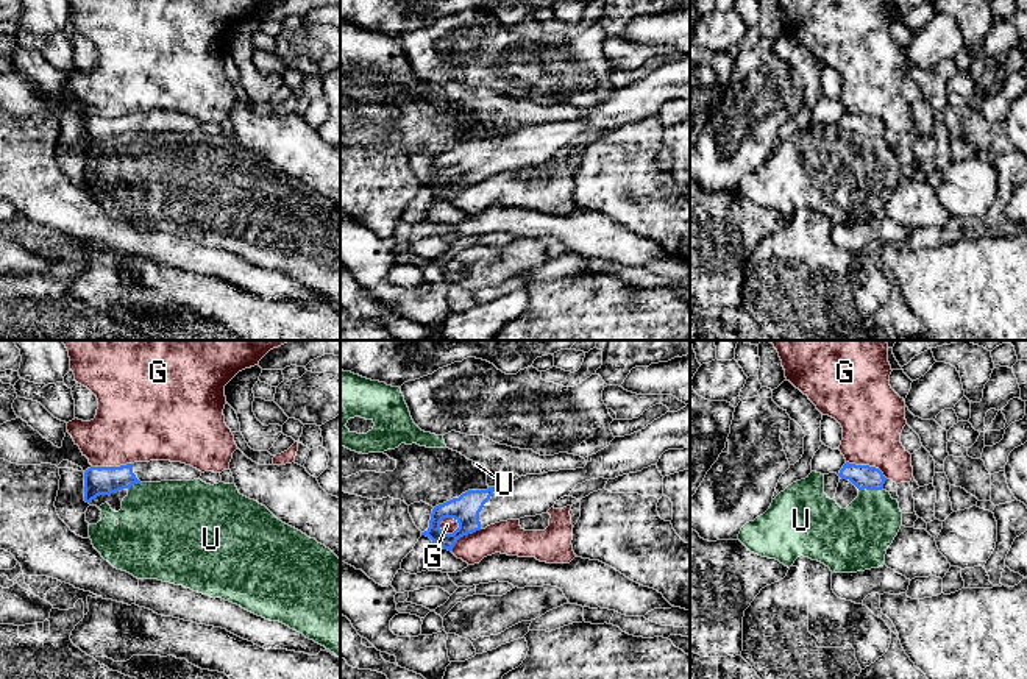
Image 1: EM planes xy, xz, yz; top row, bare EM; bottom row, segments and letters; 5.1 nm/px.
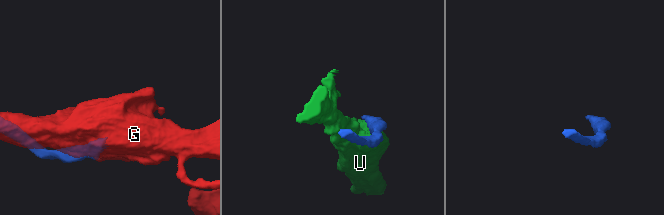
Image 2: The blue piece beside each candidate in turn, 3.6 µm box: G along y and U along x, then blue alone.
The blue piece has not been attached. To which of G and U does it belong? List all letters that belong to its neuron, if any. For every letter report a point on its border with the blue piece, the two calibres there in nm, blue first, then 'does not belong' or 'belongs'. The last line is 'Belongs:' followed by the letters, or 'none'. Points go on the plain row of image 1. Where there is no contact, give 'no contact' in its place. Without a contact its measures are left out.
G: meets blue in xz at (450, 184); 150 nm thick on the blue side, 80 nm on the other; does not belong
U: meets blue in yz at (870, 139); 130 nm thick on the blue side, 320 nm on the other; does not belong
Belongs: none

